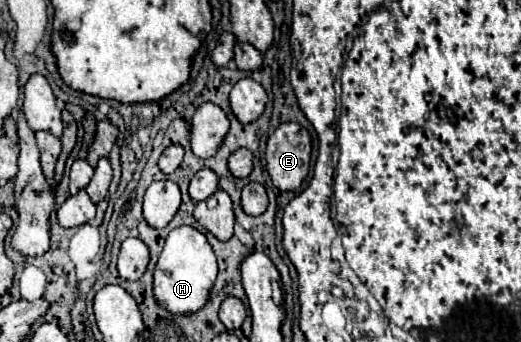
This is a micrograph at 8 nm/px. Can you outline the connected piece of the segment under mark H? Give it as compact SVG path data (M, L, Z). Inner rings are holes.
M179 226L171 230L153 274L155 298L159 300L159 304L163 304L173 314L197 312L207 302L215 278L217 278L217 260L205 234L201 234L193 226Z

